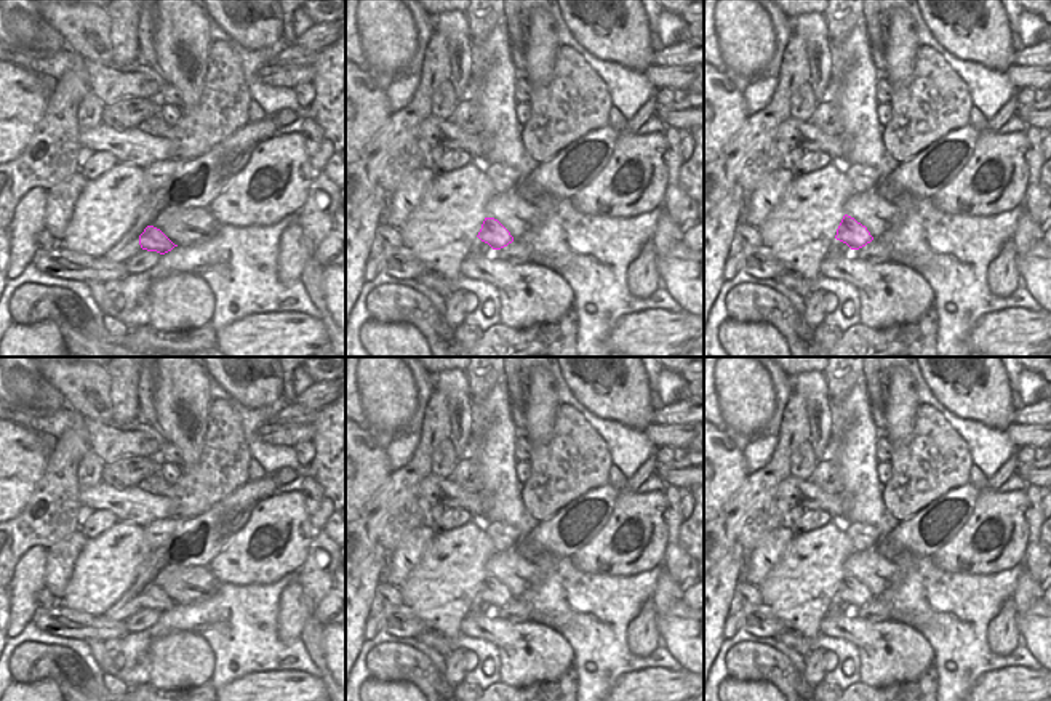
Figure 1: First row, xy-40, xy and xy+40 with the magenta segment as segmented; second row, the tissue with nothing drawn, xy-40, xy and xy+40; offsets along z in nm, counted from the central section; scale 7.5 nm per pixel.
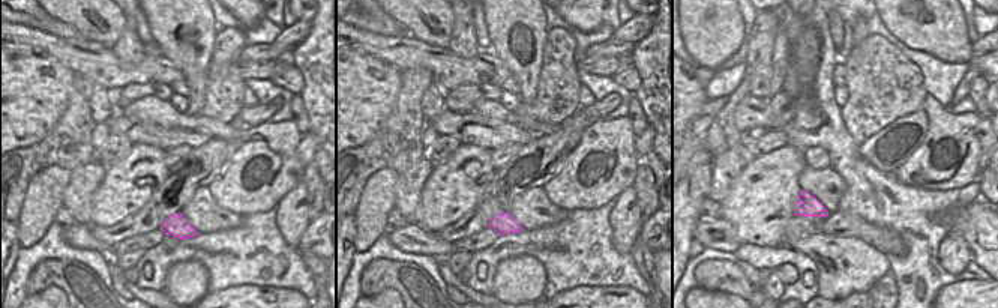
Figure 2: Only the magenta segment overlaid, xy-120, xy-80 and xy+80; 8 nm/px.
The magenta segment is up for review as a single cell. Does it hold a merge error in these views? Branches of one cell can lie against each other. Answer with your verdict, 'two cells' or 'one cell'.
one cell

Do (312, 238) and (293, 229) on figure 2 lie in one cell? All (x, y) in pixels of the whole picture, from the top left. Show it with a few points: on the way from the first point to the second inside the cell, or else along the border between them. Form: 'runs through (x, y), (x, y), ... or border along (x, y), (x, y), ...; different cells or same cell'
border along (311, 221), (294, 247); different cells

